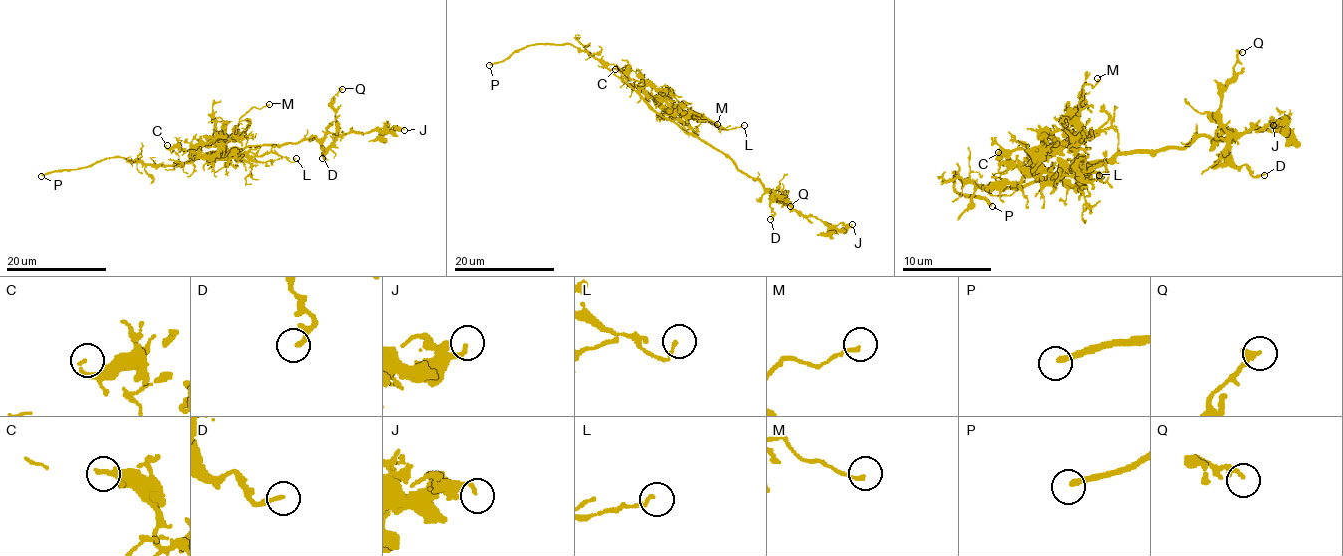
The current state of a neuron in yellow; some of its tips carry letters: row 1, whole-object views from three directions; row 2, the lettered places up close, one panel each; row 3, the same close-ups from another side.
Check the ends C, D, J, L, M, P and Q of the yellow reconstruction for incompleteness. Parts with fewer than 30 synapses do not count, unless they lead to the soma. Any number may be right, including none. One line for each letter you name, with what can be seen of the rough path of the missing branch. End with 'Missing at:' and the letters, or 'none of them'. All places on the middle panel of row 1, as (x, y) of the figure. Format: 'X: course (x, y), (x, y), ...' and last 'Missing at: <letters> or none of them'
Missing at: P

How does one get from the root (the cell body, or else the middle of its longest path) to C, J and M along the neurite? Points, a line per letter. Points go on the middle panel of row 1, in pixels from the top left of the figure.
C: (672, 122), (662, 117), (615, 69)
J: (672, 122), (720, 149), (740, 170), (755, 177), (804, 215), (817, 216), (838, 229), (852, 224)
M: (672, 122), (678, 110), (717, 124)

